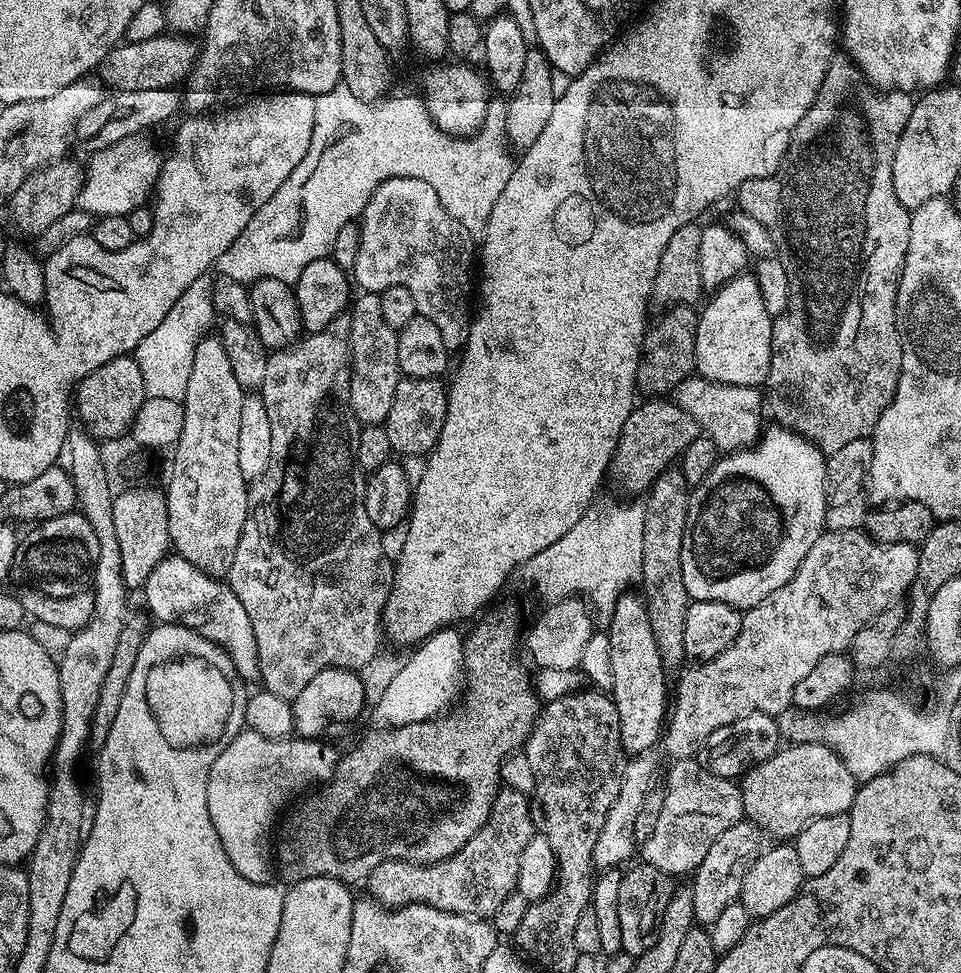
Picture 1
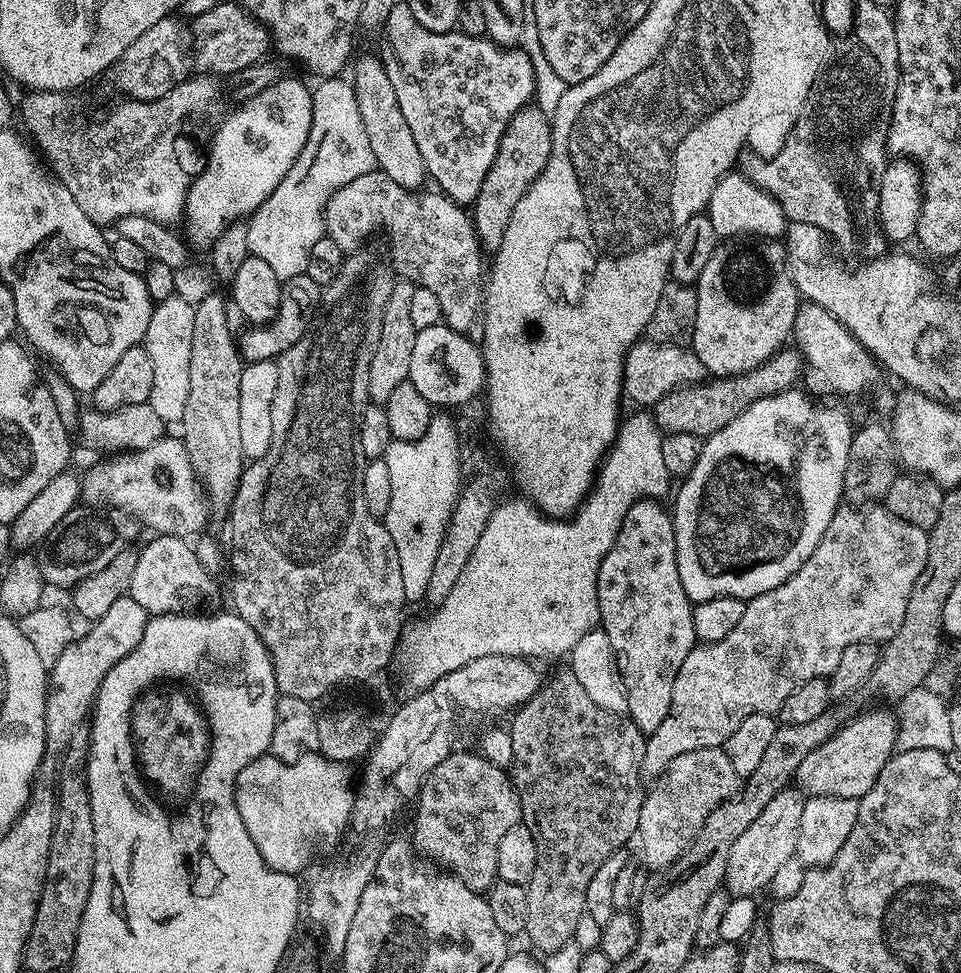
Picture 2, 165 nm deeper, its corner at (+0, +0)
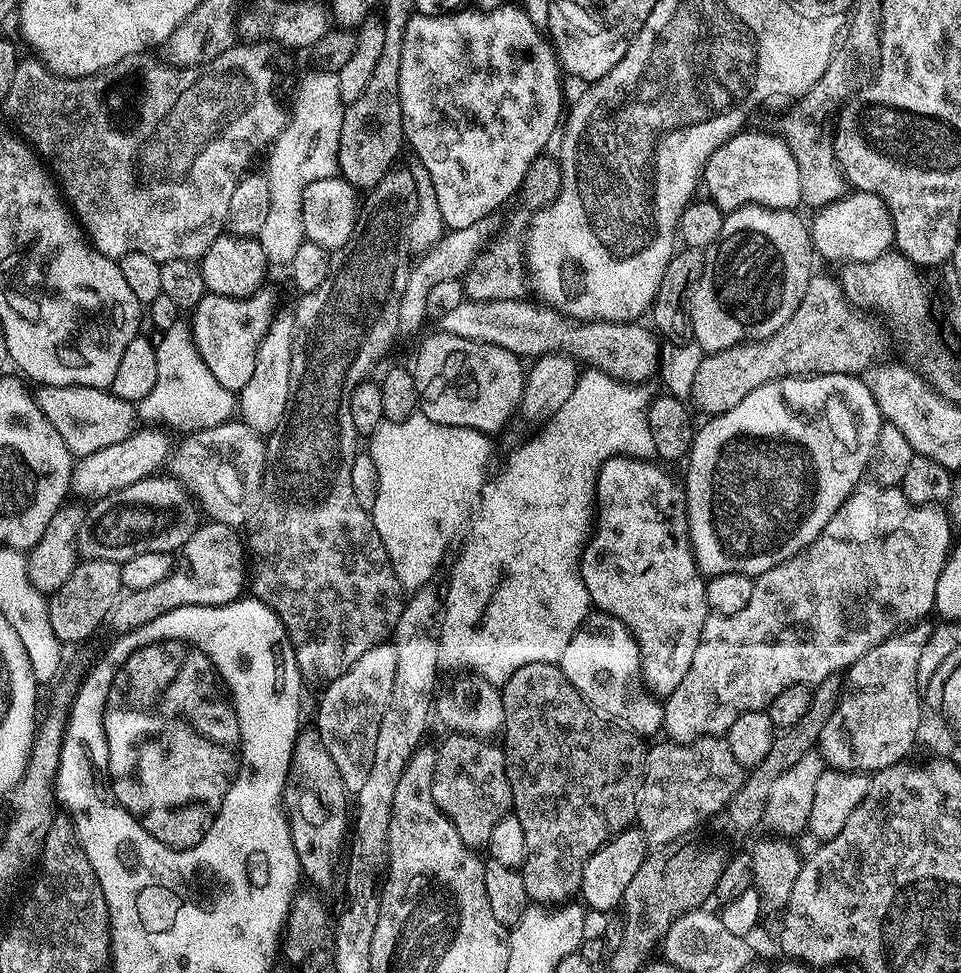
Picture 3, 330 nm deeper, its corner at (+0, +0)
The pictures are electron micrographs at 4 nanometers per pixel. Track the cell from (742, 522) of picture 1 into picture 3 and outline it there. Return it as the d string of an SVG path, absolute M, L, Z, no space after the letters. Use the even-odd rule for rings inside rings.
M826 374L825 376L787 376L781 380L770 382L766 386L758 386L734 410L721 412L707 421L709 424L699 425L692 438L692 450L686 457L688 464L688 484L686 483L686 499L688 501L688 542L692 546L692 558L697 568L705 577L718 574L746 574L750 577L761 576L766 570L784 564L791 556L796 556L803 548L808 548L822 534L826 522L834 518L838 506L846 502L846 498L861 483L864 471L869 471L870 461L876 451L876 442L880 433L882 417L872 398L867 383L859 375Z

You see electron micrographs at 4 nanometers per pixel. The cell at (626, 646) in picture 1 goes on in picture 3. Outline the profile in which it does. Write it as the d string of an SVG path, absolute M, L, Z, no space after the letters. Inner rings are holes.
M615 456L612 460L607 460L602 467L596 479L596 503L594 512L594 527L591 533L591 539L584 548L581 555L580 570L582 580L585 583L586 590L589 591L591 603L607 616L618 618L630 630L633 639L636 640L636 646L640 651L640 675L643 686L653 696L657 698L666 698L686 678L686 670L690 670L690 662L694 662L694 650L698 650L698 642L702 634L702 626L708 620L710 609L706 602L704 586L705 577L696 566L692 558L692 546L688 542L688 501L683 487L676 485L676 480L668 472L663 472L659 468L661 465L656 462L646 460L634 460L631 456Z

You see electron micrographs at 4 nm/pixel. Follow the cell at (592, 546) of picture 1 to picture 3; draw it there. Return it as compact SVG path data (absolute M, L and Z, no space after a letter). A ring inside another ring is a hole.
M588 368L581 371L576 377L574 394L562 402L562 406L551 418L539 429L540 432L533 440L520 445L516 453L510 457L501 474L490 484L482 488L480 494L480 467L488 460L492 448L488 445L489 437L483 432L473 428L463 428L462 426L446 426L426 418L422 414L413 414L402 422L385 420L375 428L366 444L366 451L370 458L374 458L374 470L378 470L378 498L374 498L372 507L372 521L378 530L378 538L382 538L382 546L386 546L386 554L390 558L390 566L394 566L394 574L398 578L401 588L405 590L420 590L429 583L428 580L440 568L440 563L444 560L444 551L448 548L448 543L452 540L452 535L464 520L464 517L471 516L474 508L480 502L474 516L474 522L468 532L468 540L463 548L458 562L454 566L452 578L448 584L448 590L444 592L442 604L442 615L438 624L437 640L438 648L438 670L444 672L448 670L458 670L457 672L471 672L484 680L491 682L496 687L503 687L509 680L510 674L514 670L521 669L522 666L529 665L530 662L559 663L566 645L570 642L573 634L583 627L583 623L588 618L592 603L589 598L589 591L586 590L582 580L580 570L581 555L585 546L591 539L594 527L594 505L596 503L596 479L600 473L600 467L607 460L612 460L615 456L631 456L634 460L651 461L656 456L654 450L654 438L650 435L648 425L648 406L654 399L654 392L648 386L635 386L633 384L618 381L596 368Z

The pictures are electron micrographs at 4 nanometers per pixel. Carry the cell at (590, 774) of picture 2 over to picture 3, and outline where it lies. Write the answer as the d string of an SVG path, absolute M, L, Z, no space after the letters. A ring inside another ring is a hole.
M530 662L529 665L514 670L510 674L509 680L503 685L500 697L504 707L504 727L502 729L504 740L502 739L502 747L504 749L506 778L510 782L510 790L512 791L511 811L518 818L518 822L522 822L522 835L526 838L526 854L522 865L524 881L526 882L526 894L529 901L536 906L567 904L579 893L582 870L591 856L607 840L611 840L619 832L623 832L625 828L633 827L636 819L636 799L640 793L640 784L644 780L646 744L635 732L627 727L617 726L615 723L609 722L595 708L586 703L582 698L582 694L578 694L578 690L574 690L574 686L566 678L564 671L560 669L559 663Z

